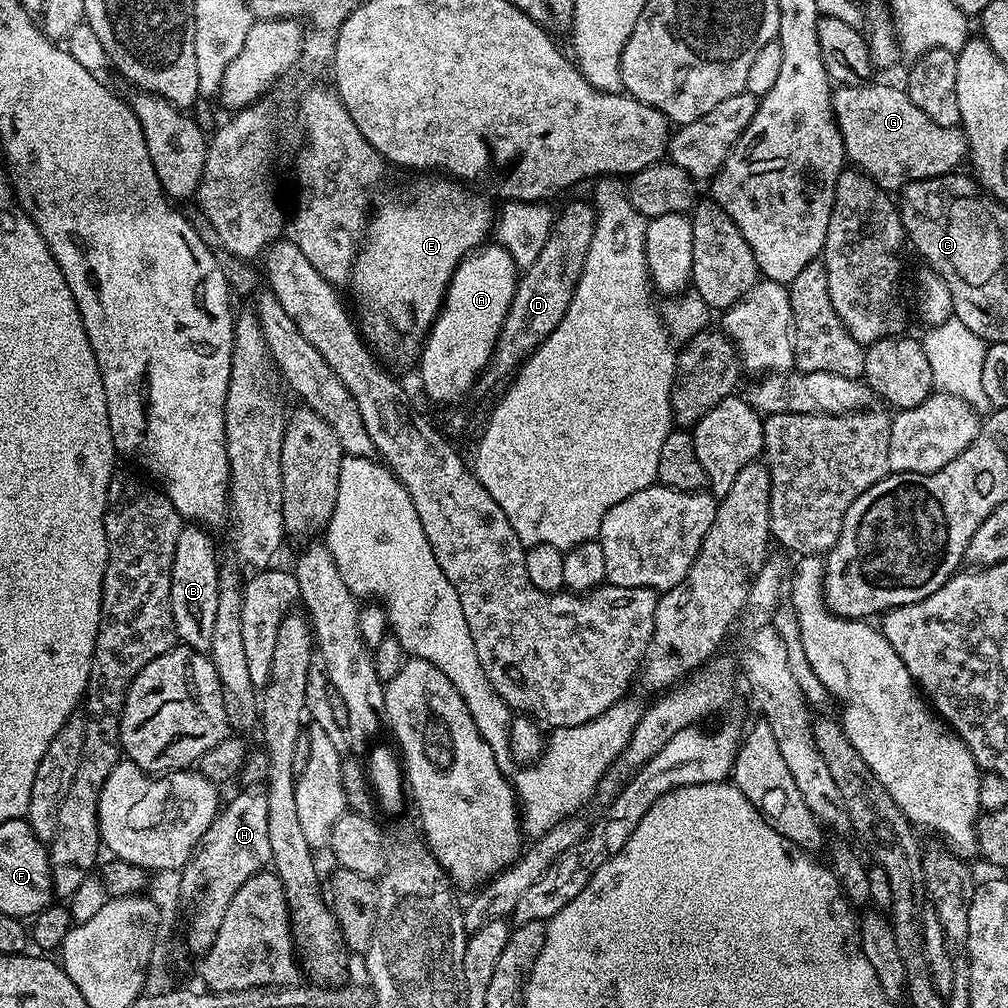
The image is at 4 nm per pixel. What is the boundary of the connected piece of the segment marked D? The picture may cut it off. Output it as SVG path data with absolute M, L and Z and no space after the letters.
M576 200L568 203L561 212L557 213L553 221L552 232L548 236L546 246L542 246L542 254L534 258L529 268L523 269L522 275L517 279L514 298L510 310L502 322L502 330L496 339L496 349L492 351L490 372L496 376L511 377L519 369L521 363L536 351L538 345L555 330L569 308L570 298L576 288L577 278L584 265L586 254L589 252L590 241L596 225L595 207L588 201Z

